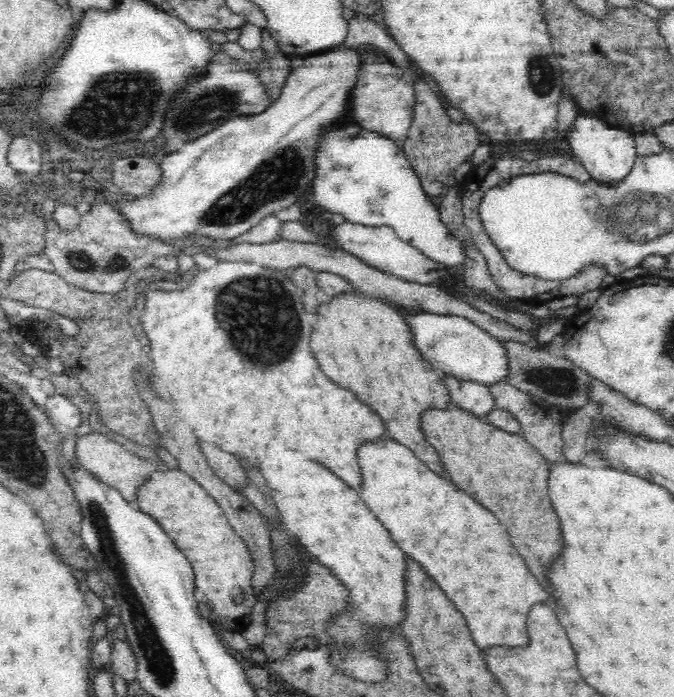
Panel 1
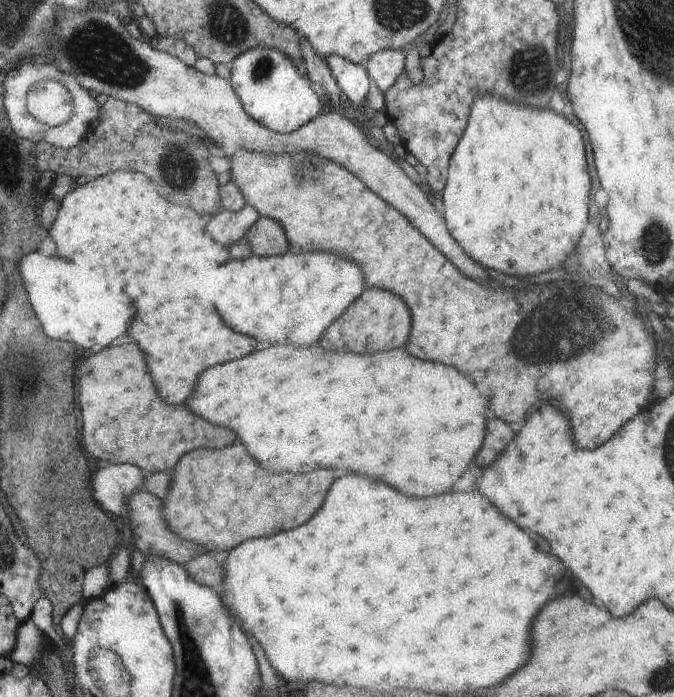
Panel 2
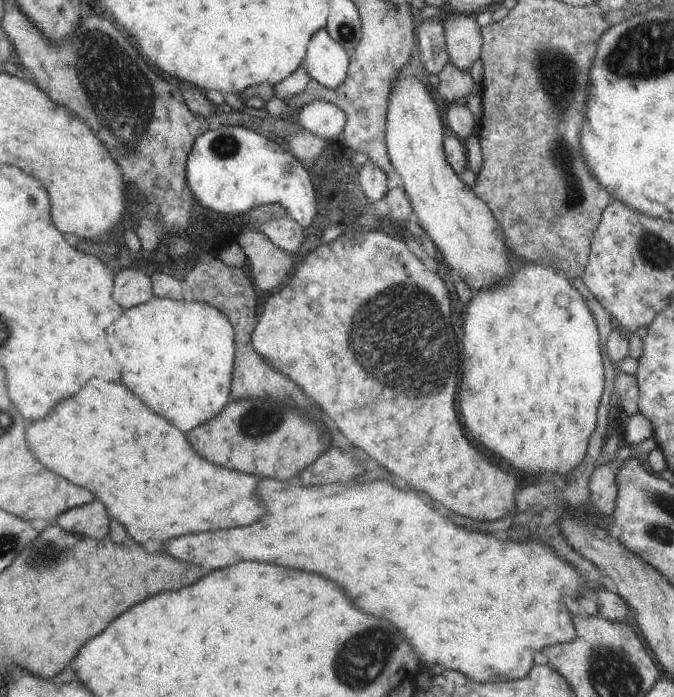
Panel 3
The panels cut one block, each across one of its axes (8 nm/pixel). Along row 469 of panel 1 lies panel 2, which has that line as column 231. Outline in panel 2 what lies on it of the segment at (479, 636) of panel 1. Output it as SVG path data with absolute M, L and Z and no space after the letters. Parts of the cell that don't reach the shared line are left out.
M276 344L276 346L259 347L248 356L210 367L198 380L196 396L192 394L188 400L190 410L196 412L198 416L204 416L204 420L210 420L218 426L232 428L236 432L236 436L240 438L240 442L246 444L248 454L256 462L260 462L266 470L272 470L272 472L284 472L284 470L288 470L288 472L310 472L310 470L314 470L314 466L336 466L336 468L346 468L346 470L354 470L354 472L372 476L376 480L386 482L388 486L392 484L396 490L400 490L406 496L420 496L420 498L450 492L452 484L462 478L464 470L468 468L468 464L472 462L472 458L476 456L476 452L484 444L484 434L486 434L486 414L484 412L488 410L488 404L490 404L490 394L488 394L486 386L476 384L472 378L464 376L464 372L460 372L452 366L446 366L440 362L416 360L404 348L362 356L362 354L332 352L332 350L324 352L324 348L320 348L318 344L304 346L304 348L296 348L296 346L286 344L284 346Z

